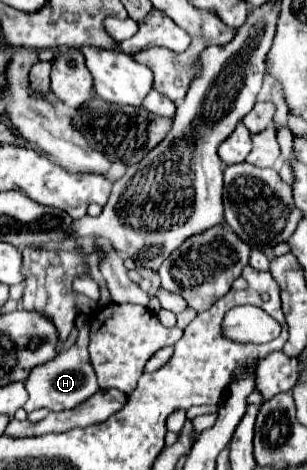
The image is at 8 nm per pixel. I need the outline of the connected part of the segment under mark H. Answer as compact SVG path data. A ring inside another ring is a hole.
M80 315L75 325L78 329L78 341L68 349L62 351L56 359L52 359L52 363L44 363L40 367L34 367L30 377L26 379L26 391L28 391L28 401L24 405L24 409L36 411L40 407L48 409L48 411L66 411L66 409L74 409L80 403L84 403L88 397L92 397L98 391L98 383L96 383L96 373L92 369L90 363L90 355L88 355L89 332L90 326L88 317Z

